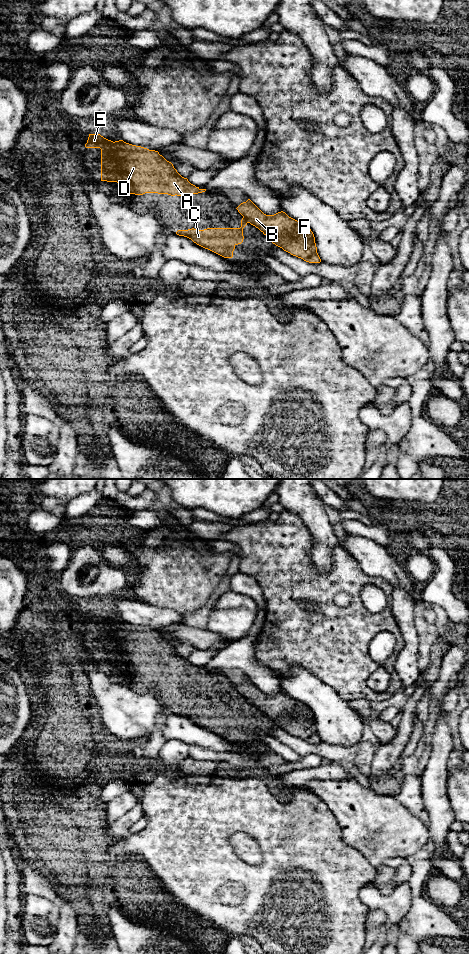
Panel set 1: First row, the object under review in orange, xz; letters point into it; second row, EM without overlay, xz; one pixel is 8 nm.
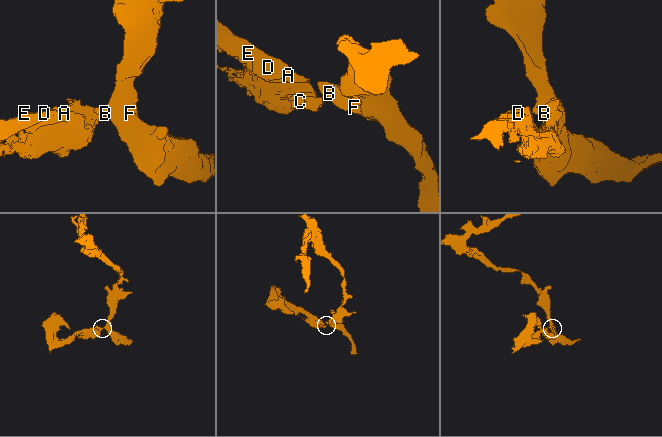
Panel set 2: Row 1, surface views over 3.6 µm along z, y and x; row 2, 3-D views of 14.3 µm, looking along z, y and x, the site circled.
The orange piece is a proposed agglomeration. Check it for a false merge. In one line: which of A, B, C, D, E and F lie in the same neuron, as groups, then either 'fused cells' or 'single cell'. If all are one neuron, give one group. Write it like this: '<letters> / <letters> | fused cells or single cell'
A C D E / B F | fused cells

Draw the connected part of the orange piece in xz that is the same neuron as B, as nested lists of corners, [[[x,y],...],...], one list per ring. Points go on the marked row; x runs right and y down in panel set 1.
[[[250,199],[236,209],[248,223],[258,228],[284,251],[309,263],[321,262],[314,234],[307,225],[289,217],[283,211],[266,215]]]

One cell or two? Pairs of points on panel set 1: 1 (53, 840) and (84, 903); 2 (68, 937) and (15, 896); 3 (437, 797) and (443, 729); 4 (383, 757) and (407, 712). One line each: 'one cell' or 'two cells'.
1: one cell
2: two cells
3: one cell
4: one cell

